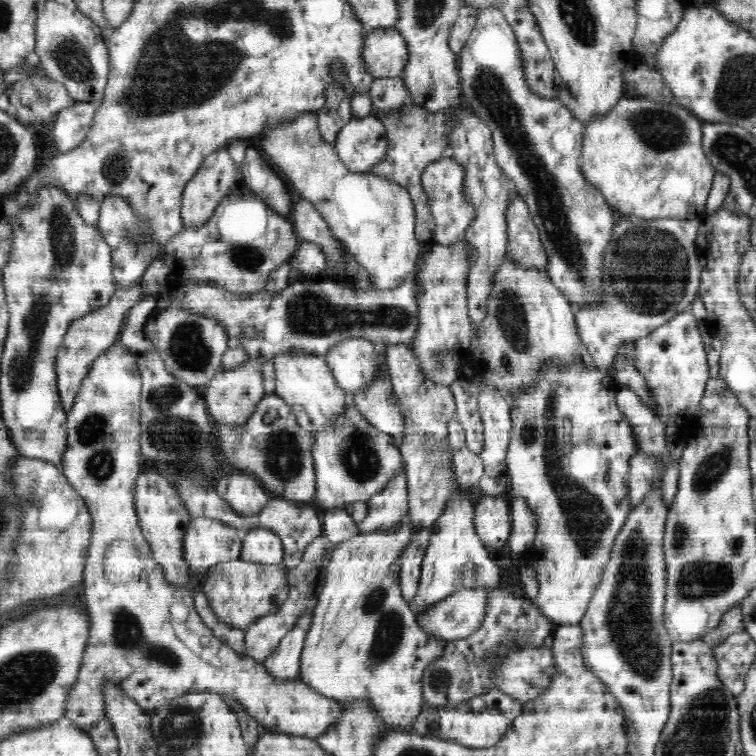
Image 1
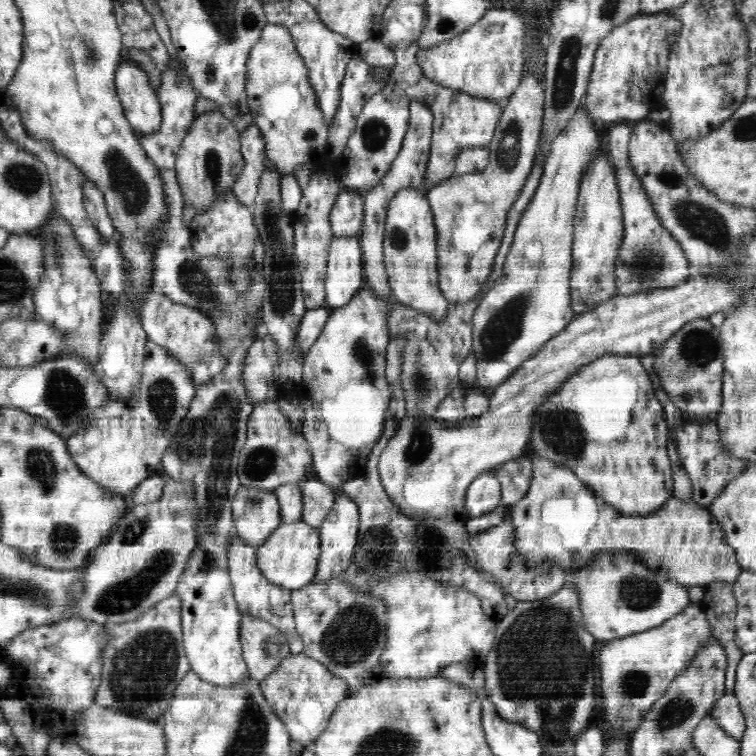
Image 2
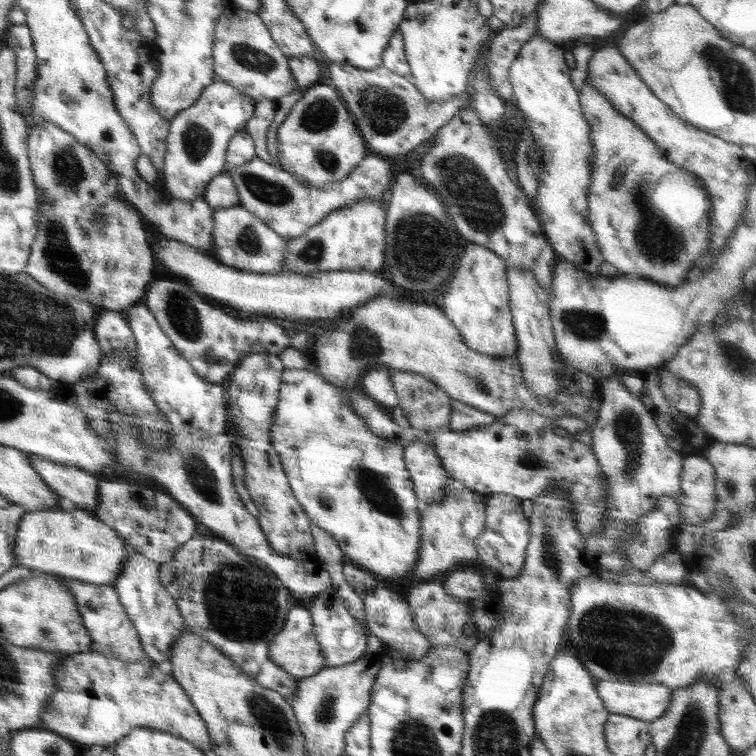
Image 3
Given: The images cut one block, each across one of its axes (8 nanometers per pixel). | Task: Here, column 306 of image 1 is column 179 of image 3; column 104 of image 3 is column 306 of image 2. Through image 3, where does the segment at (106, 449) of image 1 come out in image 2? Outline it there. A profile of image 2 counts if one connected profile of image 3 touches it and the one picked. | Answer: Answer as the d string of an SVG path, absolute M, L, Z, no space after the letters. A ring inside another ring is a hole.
M303 652L283 658L270 675L259 681L259 687L274 714L285 724L291 740L309 747L323 733L339 702L350 693L343 678Z

